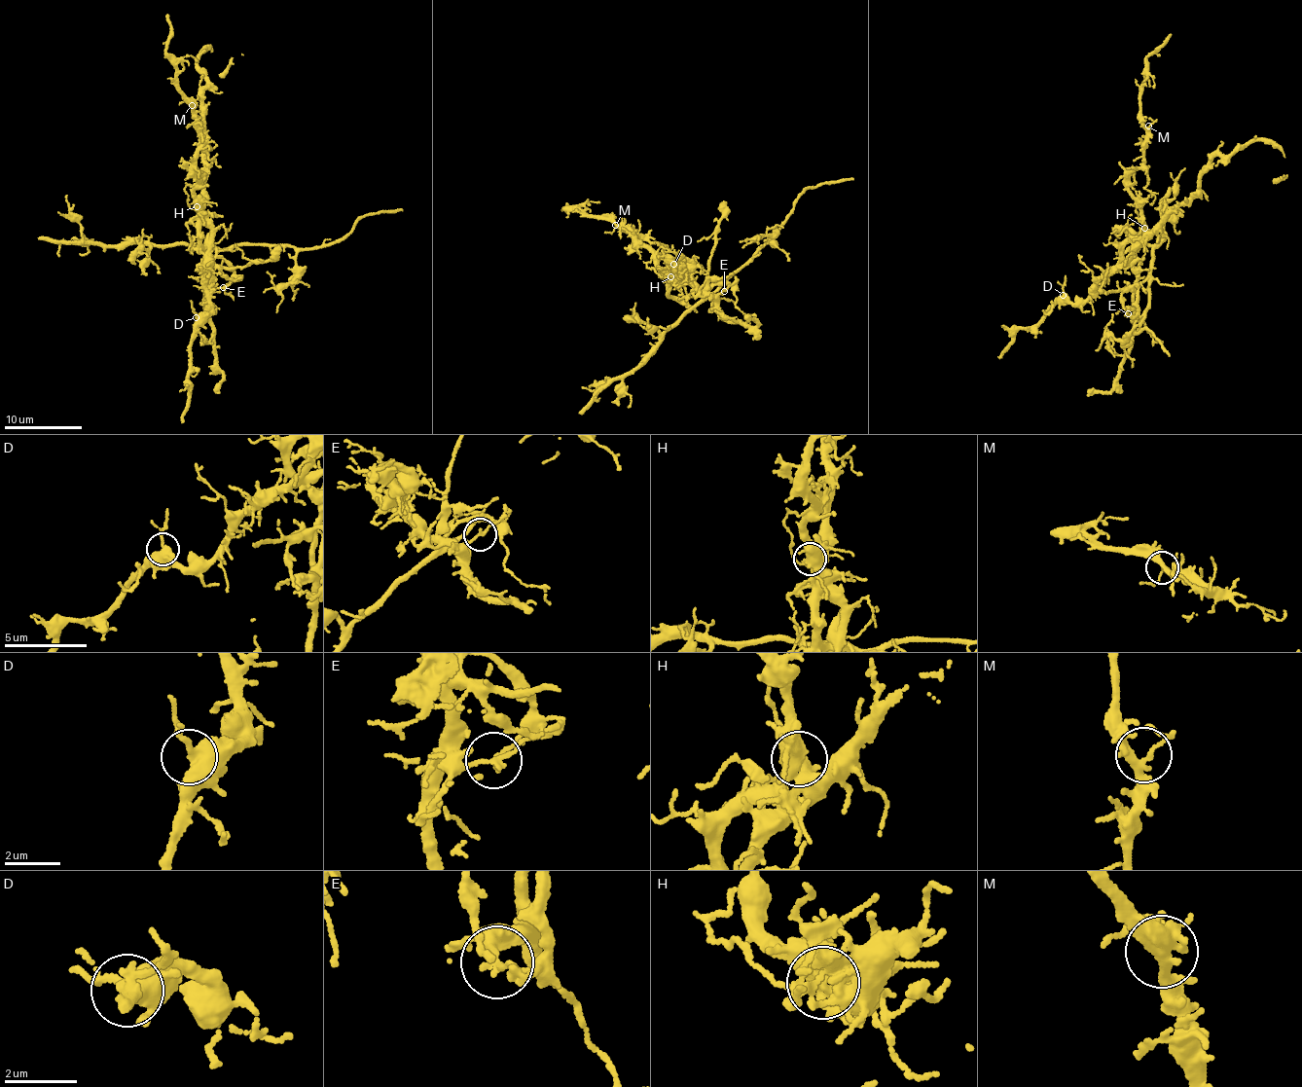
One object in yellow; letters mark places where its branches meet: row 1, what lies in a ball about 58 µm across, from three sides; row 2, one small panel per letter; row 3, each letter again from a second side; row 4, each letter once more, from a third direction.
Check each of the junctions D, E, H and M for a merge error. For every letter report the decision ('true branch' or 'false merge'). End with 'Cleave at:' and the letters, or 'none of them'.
D: true branch
E: false merge
H: false merge
M: true branch
Cleave at: E, H

